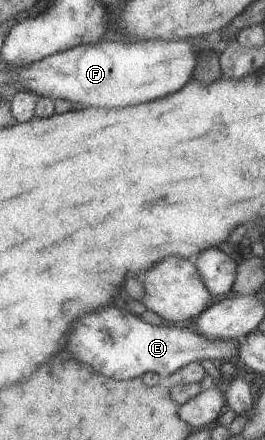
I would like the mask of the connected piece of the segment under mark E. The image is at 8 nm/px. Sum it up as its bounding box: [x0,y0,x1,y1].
[68,305,240,379]

